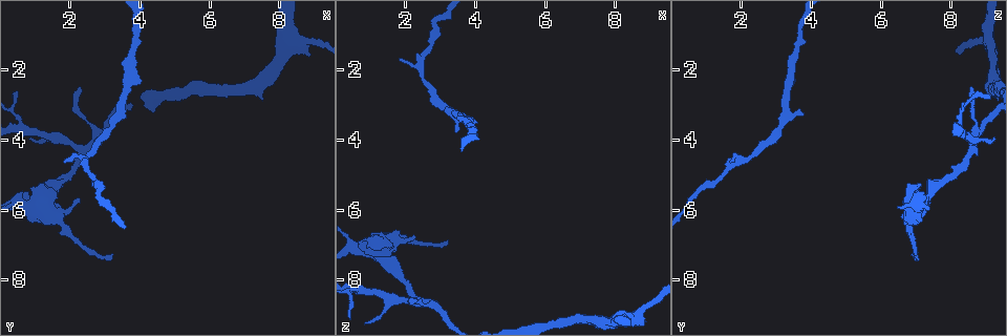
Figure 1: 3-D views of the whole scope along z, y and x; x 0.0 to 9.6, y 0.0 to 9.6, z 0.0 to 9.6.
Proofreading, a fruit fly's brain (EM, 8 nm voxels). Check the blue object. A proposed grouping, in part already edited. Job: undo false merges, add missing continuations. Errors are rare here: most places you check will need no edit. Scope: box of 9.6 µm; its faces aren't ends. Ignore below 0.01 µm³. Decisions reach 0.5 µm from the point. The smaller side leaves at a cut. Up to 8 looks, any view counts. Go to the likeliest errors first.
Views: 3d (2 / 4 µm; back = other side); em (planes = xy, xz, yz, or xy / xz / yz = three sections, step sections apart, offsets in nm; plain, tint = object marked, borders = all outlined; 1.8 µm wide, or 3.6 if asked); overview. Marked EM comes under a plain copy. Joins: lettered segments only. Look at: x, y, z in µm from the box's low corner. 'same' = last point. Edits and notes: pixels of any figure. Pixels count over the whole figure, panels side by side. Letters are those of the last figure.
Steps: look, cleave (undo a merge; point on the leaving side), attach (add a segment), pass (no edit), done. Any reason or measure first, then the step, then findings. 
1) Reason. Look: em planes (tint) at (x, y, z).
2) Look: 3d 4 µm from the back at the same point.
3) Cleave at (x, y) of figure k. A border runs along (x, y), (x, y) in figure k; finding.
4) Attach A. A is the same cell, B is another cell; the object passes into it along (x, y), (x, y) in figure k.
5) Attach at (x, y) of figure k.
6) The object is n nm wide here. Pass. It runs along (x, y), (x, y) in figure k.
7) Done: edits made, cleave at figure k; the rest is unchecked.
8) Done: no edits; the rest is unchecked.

Free end. Look: em xy step 4 (borders) at (1.85, 4.65, 1.70).

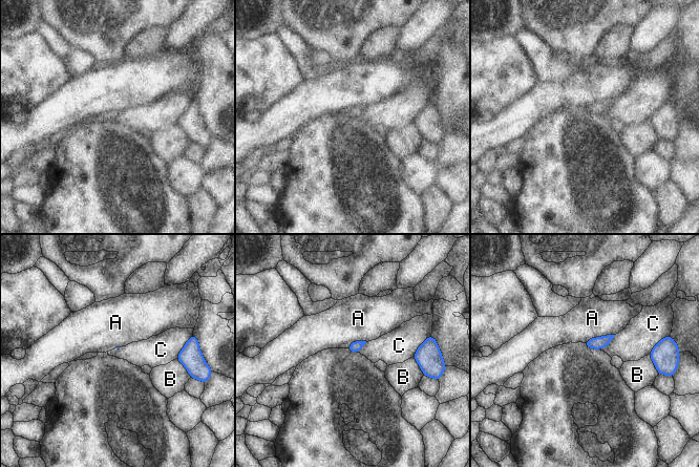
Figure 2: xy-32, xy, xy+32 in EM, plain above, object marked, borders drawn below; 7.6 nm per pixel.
Pass. A, B and C are other cells; a border runs along (189, 338), (175, 358) in figure 2; none of them fits.

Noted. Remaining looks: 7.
Branch point. Look: em xz step 4 (borders) at (2.25, 4.30, 8.60).

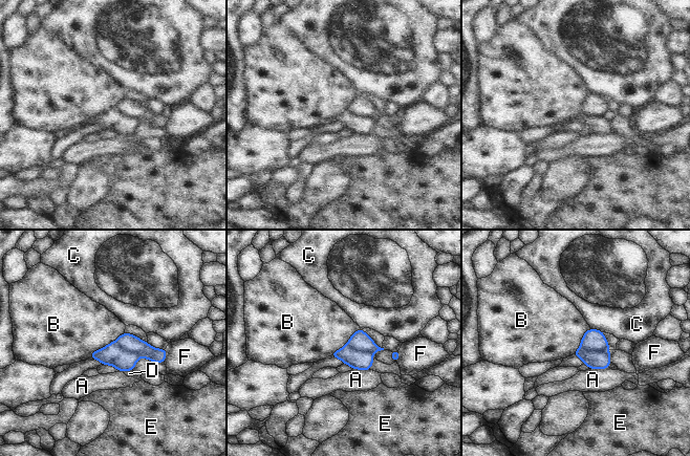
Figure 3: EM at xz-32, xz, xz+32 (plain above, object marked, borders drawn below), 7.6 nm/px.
Look: em planes (borders) at the same point.

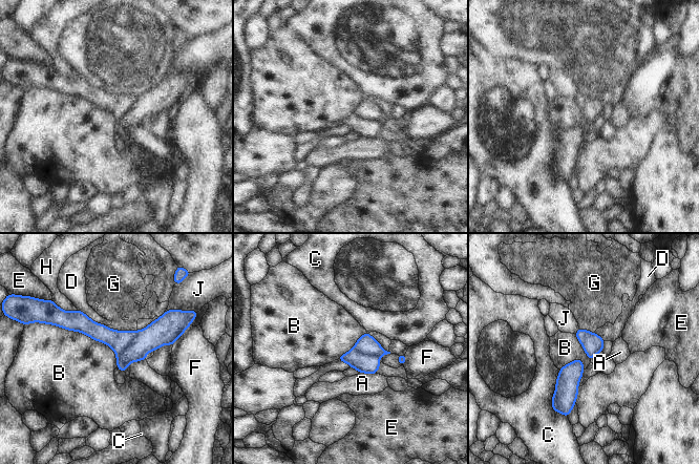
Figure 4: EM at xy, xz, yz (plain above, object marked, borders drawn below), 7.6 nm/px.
Cleave at (118, 340) of figure 4. A, B, C, D, E, F, G, H and J are other cells; a border runs along (138, 331), (131, 342), (117, 357) in figure 4; a second cell is stuck on.

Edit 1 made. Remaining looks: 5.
Look: overview.

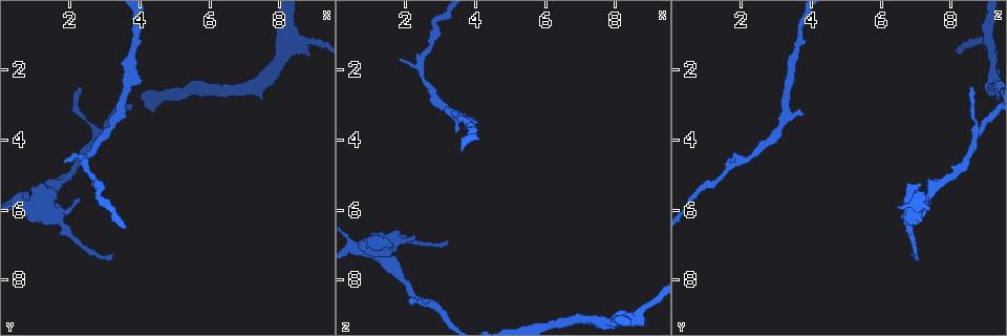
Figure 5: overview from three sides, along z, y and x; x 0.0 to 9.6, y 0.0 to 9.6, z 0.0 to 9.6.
An open end. Look: 3d 4 µm from the back at (3.40, 3.25, 3.75).

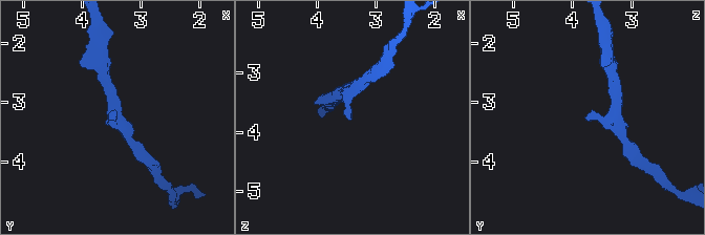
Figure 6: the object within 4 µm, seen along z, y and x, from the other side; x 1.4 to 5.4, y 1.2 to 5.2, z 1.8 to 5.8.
Shape alone is not enough. Look: em xz step 8 (borders) at (3.45, 3.30, 3.80).

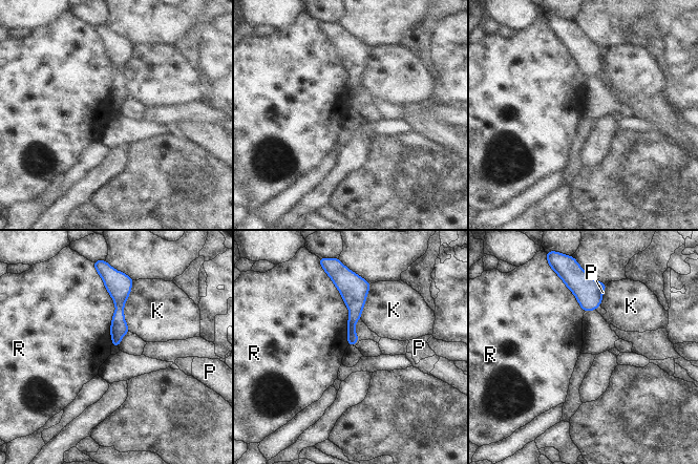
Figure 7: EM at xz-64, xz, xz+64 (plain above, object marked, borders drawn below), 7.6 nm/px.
Look: em planes (borders) at the same point.

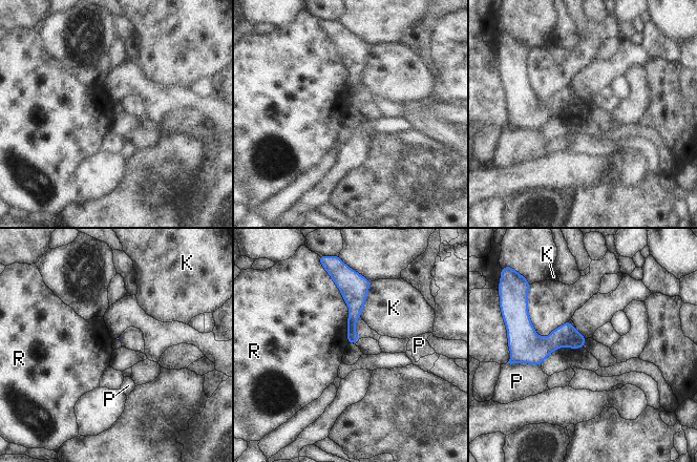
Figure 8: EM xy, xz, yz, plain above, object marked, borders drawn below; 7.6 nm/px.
The longest contact is with R, 550 nm. Pass. K, P and R are other cells; a border runs along (330, 275), (349, 309), (349, 342) in figure 8; none of them fits.

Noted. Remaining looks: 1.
Done: edits made, cleave at figure 4; the rest is unchecked.

